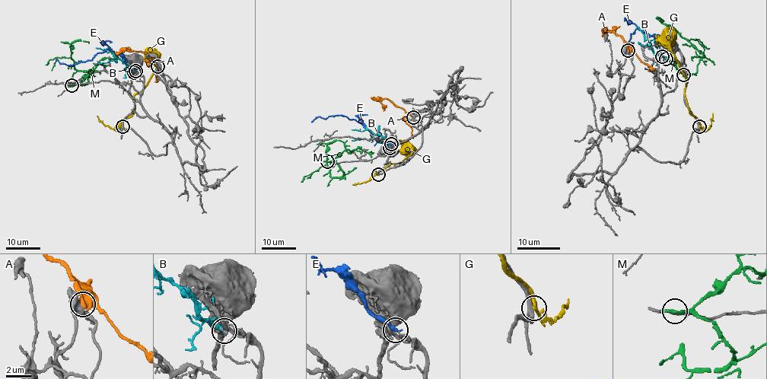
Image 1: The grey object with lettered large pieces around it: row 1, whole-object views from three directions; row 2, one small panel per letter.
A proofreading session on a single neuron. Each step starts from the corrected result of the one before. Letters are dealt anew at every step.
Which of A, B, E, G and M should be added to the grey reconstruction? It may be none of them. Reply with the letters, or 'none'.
none

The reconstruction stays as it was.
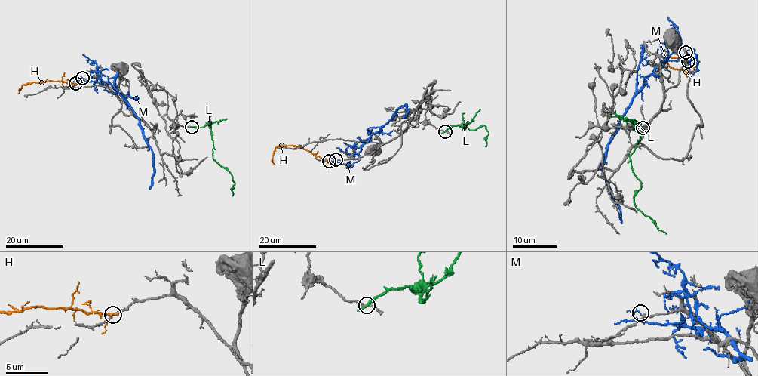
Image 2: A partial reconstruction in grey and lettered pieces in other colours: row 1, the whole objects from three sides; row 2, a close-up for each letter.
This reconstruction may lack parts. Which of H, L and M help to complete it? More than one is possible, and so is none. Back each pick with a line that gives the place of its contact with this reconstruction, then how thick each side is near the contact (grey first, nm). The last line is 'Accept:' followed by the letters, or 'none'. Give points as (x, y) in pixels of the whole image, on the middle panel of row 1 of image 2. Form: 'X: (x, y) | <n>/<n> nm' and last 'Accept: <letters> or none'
Accept: none

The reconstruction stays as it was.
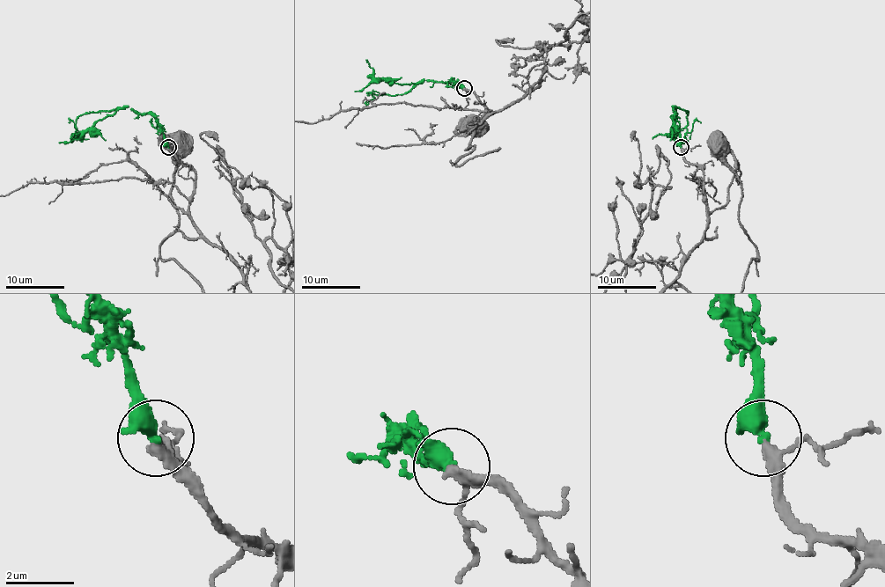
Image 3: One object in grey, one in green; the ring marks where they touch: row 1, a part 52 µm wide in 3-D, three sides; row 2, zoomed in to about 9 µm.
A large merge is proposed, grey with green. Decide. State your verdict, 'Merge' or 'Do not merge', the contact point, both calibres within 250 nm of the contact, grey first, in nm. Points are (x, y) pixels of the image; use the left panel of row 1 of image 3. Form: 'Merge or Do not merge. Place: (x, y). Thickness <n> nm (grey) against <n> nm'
Merge. Place: (168, 147). Thickness 240 nm (grey) against 480 nm

